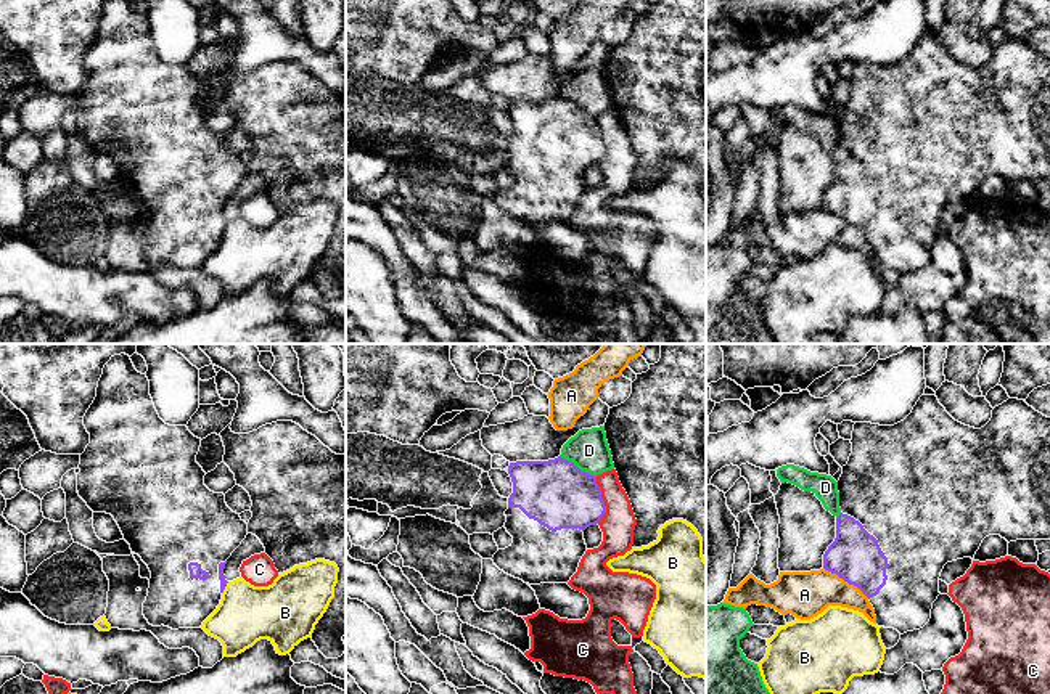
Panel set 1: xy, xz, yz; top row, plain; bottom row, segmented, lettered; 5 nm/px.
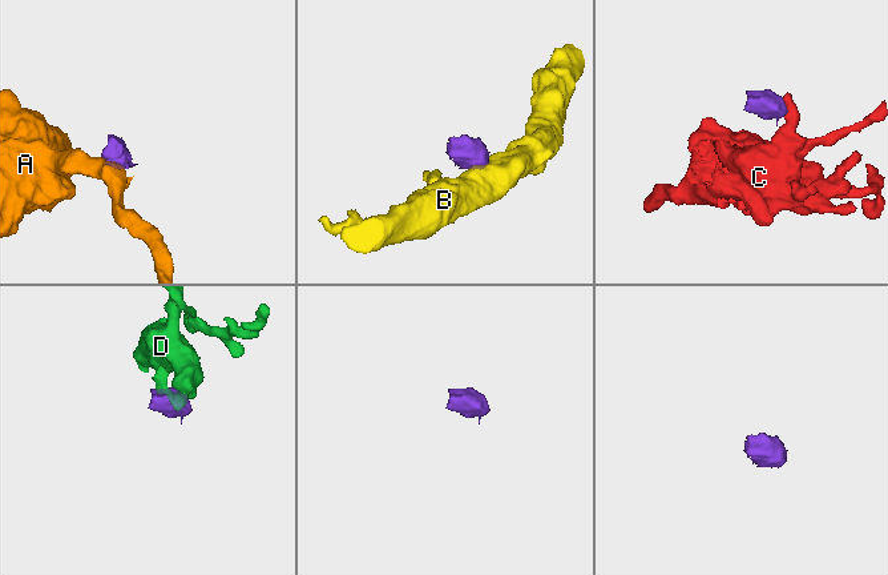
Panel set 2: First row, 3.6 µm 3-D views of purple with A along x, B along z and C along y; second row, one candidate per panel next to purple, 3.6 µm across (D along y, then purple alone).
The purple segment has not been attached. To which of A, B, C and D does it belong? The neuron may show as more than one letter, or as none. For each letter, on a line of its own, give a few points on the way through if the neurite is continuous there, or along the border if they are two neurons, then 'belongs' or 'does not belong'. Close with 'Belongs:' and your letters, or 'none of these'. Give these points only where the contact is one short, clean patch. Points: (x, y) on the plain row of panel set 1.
A: border along yz (824, 208), (853, 224), (867, 238); does not belong
B: border along xy (229, 222), (222, 233); does not belong
C: border along xz (595, 118), (605, 146), (605, 155), (598, 163); does not belong
D: border along xz (560, 95), (595, 118); does not belong
Belongs: none of these

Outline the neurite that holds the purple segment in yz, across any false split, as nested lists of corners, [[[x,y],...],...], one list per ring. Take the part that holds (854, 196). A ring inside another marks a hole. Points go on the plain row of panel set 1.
[[[921,35],[912,53],[894,66],[855,63],[852,71],[852,93],[838,120],[841,154],[836,156],[836,178],[823,194],[823,209],[857,227],[875,249],[876,265],[894,268],[900,275],[923,268],[931,259],[933,243],[939,233],[939,217],[947,202],[974,199],[982,180],[1000,175],[1008,183],[1016,180],[1050,180],[1050,58],[1036,51],[1024,40],[1008,39],[992,50],[991,61],[974,69],[955,61],[939,43],[936,35]]]

